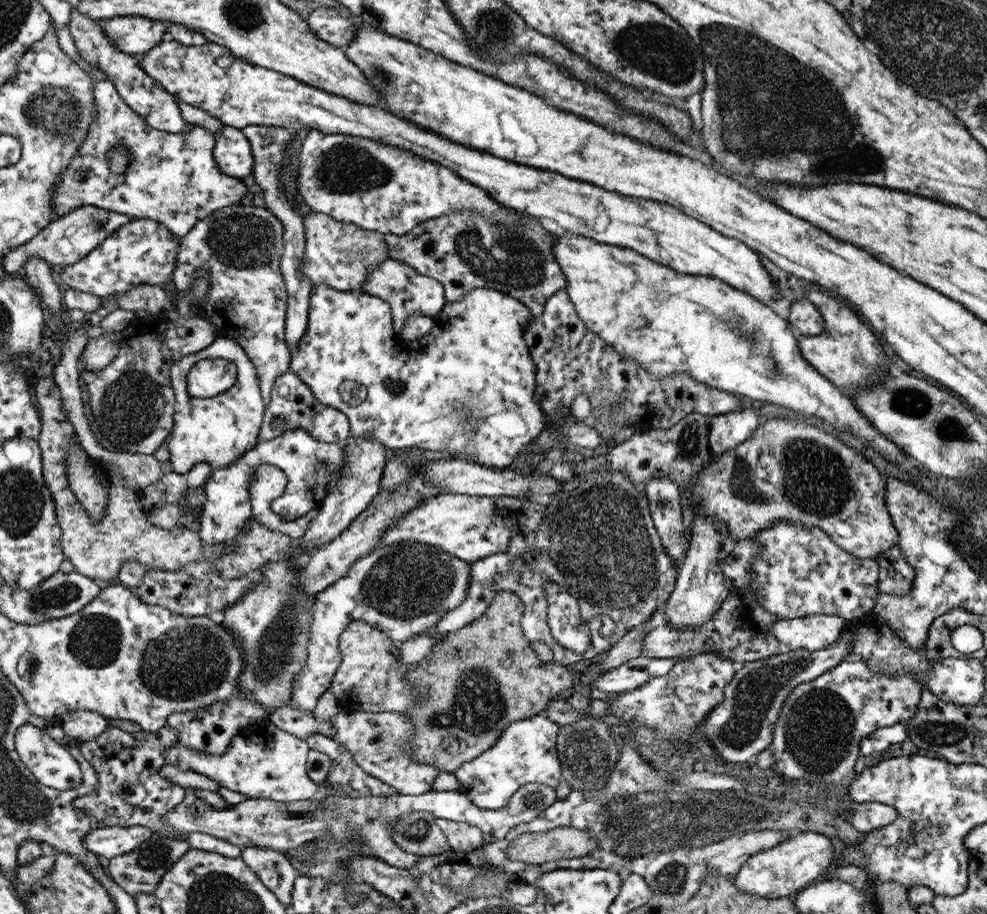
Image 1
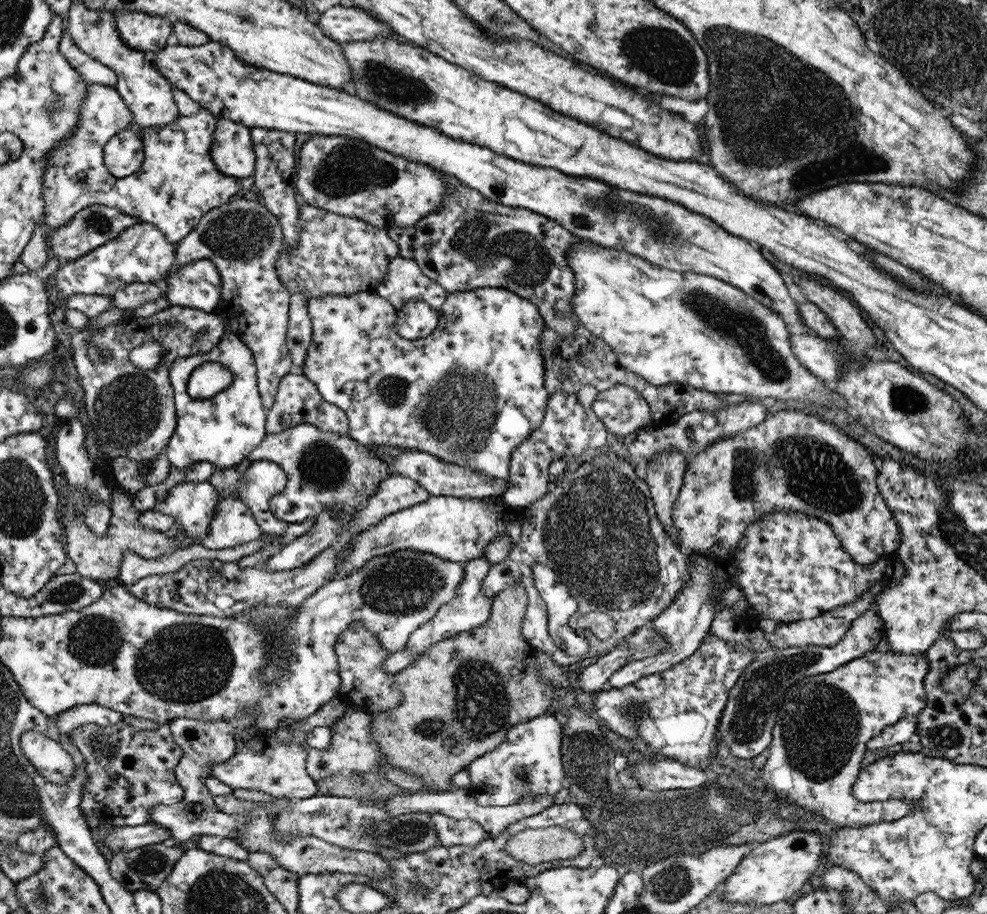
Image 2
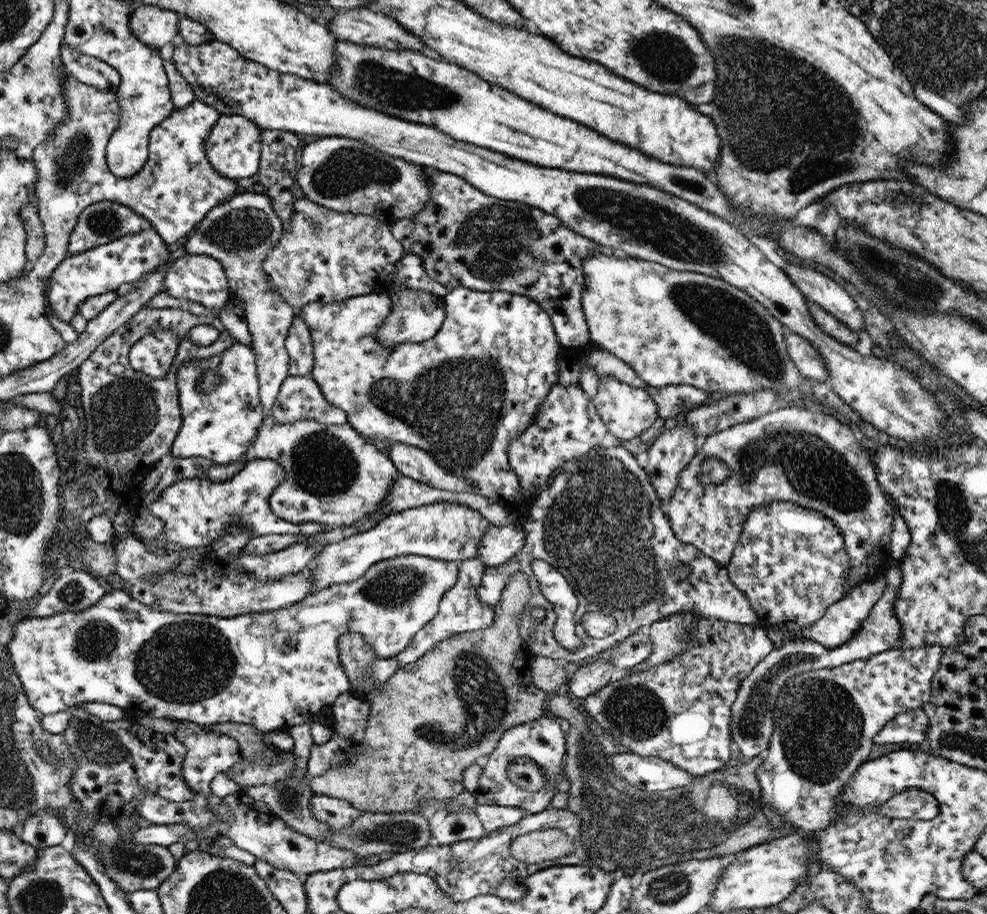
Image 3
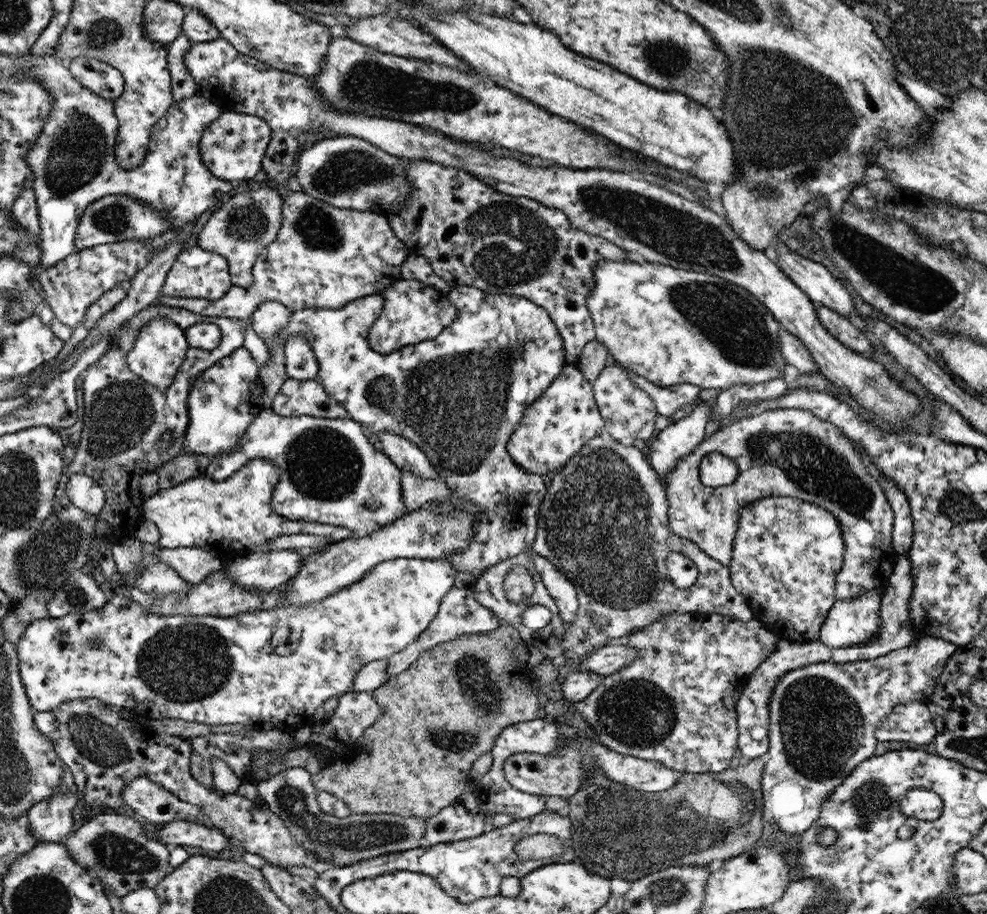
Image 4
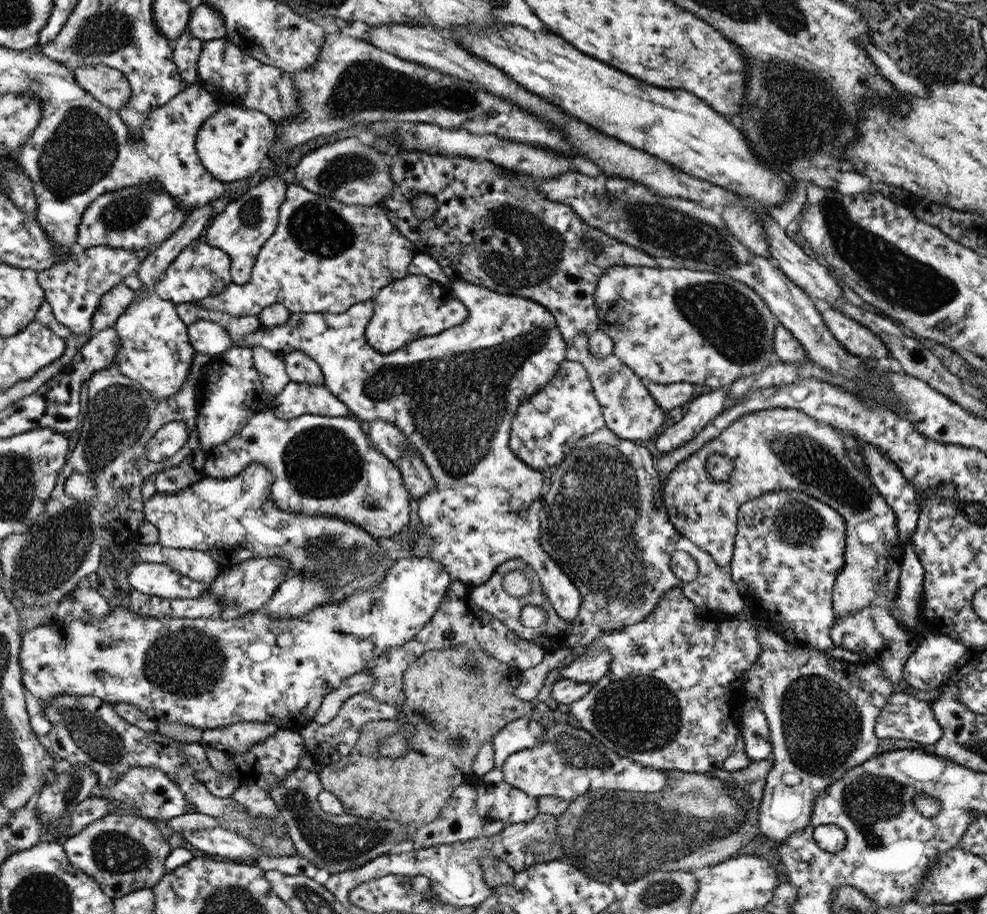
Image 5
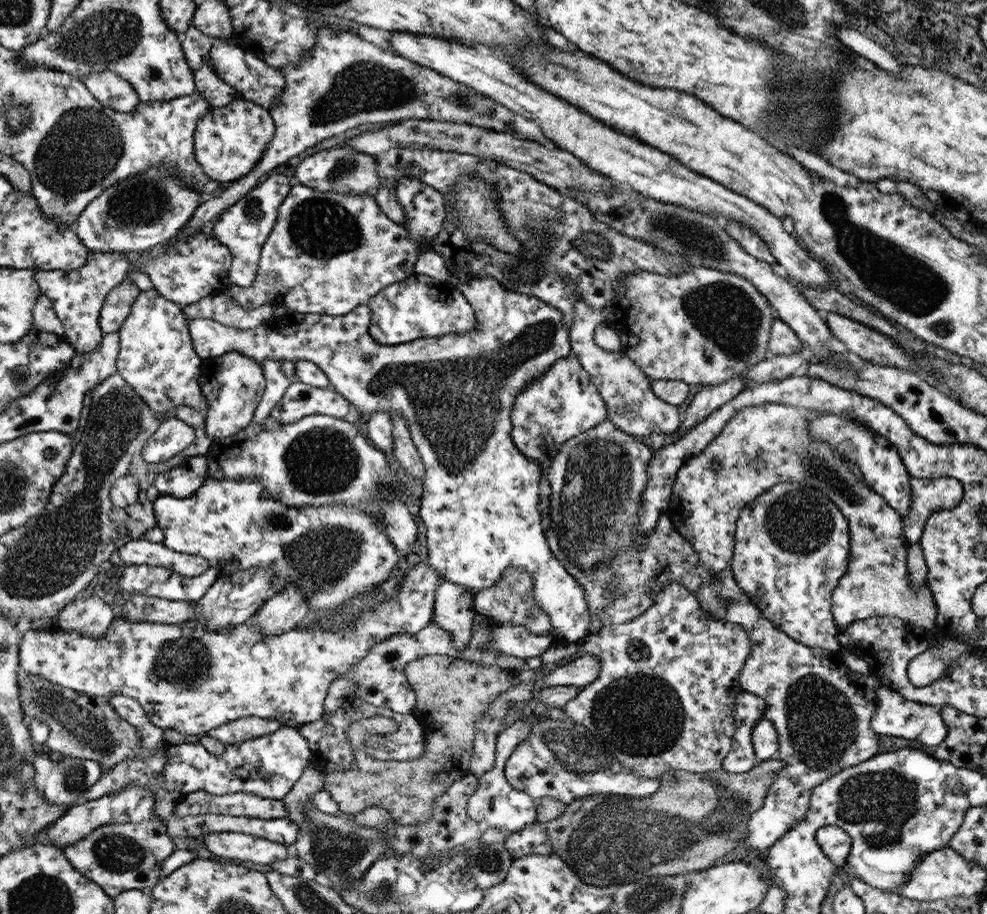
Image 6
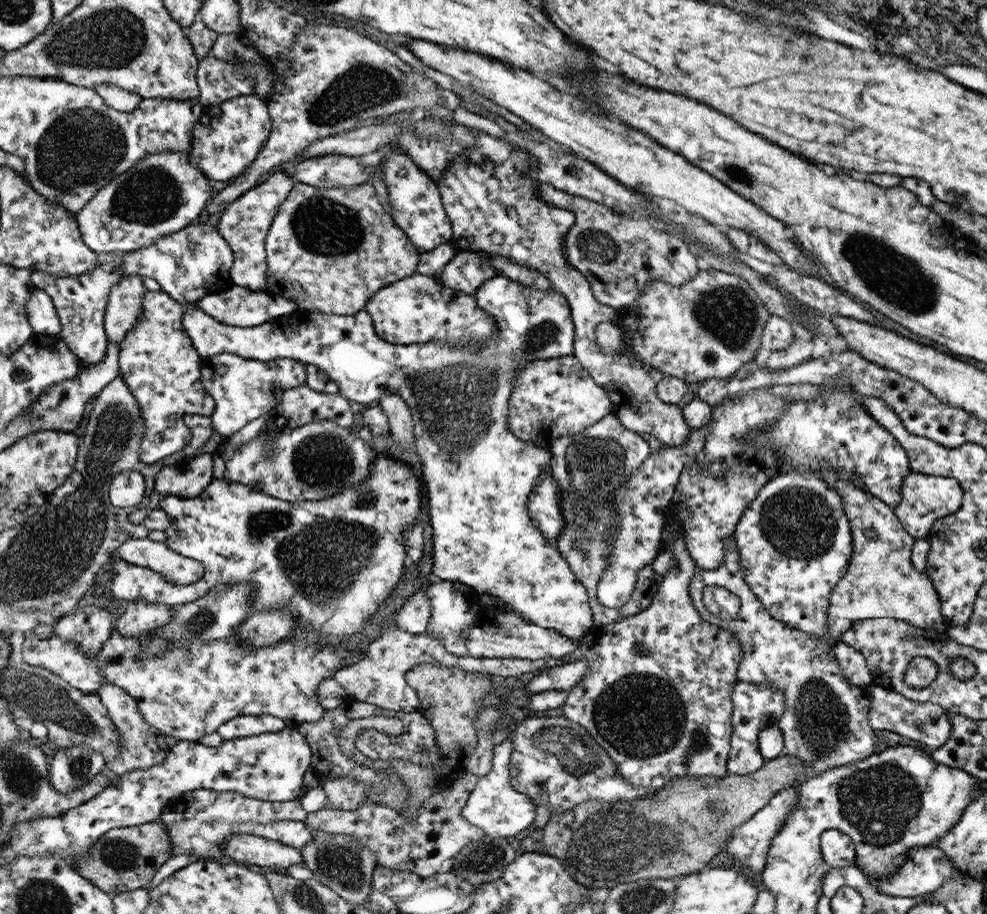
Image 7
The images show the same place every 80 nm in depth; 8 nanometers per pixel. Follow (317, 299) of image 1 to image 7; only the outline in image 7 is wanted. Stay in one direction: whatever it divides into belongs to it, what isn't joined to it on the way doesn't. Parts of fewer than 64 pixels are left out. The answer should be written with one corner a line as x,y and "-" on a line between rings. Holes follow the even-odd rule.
497,275
493,278
485,279
481,286
477,287
476,293
473,293
476,305
483,309
496,326
496,336
492,341
488,342
488,346
479,347
477,345
463,345
452,347
447,340
433,340
422,343
413,343
408,345
396,345
390,342
381,340
372,328
372,319
364,308
359,313
351,316
323,314
322,312
306,312
301,314
289,314
281,317
275,317
256,327
243,326
229,326
225,323
217,322
217,319
211,318
205,314
203,310
196,307
199,302
192,302
191,304
183,304
181,308
182,313
182,329
190,338
191,344
195,352
201,358
212,357
215,354
231,353
240,355
244,359
258,360
259,362
275,360
277,358
292,358
306,364
312,364
319,370
322,370
327,376
335,382
338,386
338,392
348,400
353,400
357,404
362,404
365,407
377,406
378,400
386,390
396,394
408,406
410,414
412,415
412,433
414,436
415,452
419,455
421,461
421,477
423,477
423,485
425,485
425,493
427,493
427,520
431,527
431,542
432,542
432,576
436,580
454,582
462,585
464,588
472,589
476,595
486,593
497,598
500,598
506,605
511,606
513,610
523,614
531,623
537,626
551,628
556,630
561,636
565,638
580,638
593,625
592,612
588,605
588,597
586,596
585,588
576,579
574,574
570,571
568,564
563,560
563,557
557,552
553,545
546,543
545,537
541,536
541,532
529,522
529,514
527,510
527,498
533,488
537,478
541,476
545,469
549,469
551,460
551,452
545,450
534,449
529,447
523,440
519,440
513,436
513,433
508,429
507,413
508,413
508,398
512,393
513,381
515,380
518,370
532,360
549,360
550,358
557,358
559,356
572,354
573,342
573,323
571,322
569,307
566,298
560,293
550,290
537,290
536,288
529,288
523,286
516,280
511,280
506,276

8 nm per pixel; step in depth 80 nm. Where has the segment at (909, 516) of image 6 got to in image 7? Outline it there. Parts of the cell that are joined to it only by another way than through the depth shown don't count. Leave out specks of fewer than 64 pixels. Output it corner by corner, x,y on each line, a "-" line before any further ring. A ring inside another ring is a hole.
909,472
901,481
901,501
893,508
896,518
903,531
909,535
913,541
927,536
931,524
937,518
954,514
961,504
963,492
959,484
953,478
933,477
925,474

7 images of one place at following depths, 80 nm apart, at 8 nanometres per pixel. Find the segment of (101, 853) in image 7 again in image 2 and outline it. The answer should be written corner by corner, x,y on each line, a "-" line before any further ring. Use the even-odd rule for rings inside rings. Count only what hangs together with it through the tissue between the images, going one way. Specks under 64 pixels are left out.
164,843
148,844
133,850
120,850
115,854
107,855
108,870
117,882
128,891
147,890
155,892
157,887
171,872
175,861
184,853
183,846
165,846

